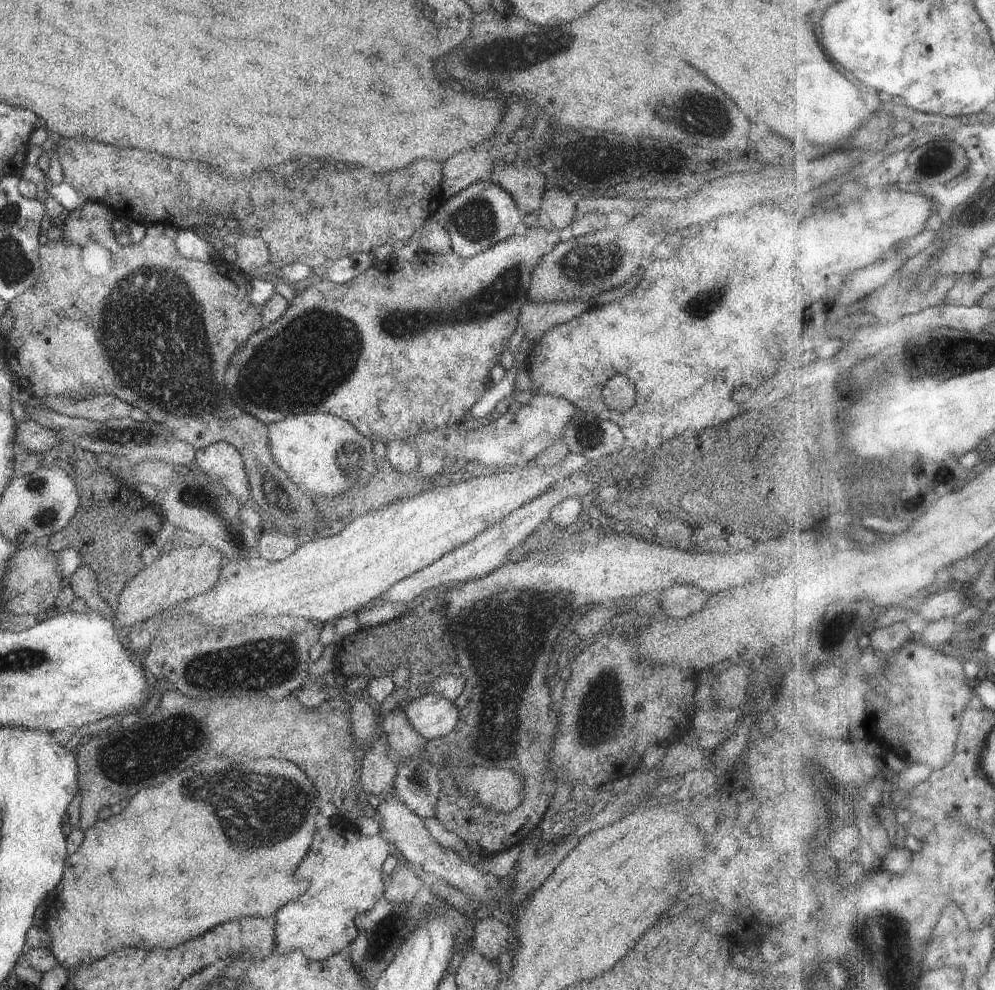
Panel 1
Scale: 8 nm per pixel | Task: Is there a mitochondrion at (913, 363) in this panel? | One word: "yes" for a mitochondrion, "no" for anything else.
yes

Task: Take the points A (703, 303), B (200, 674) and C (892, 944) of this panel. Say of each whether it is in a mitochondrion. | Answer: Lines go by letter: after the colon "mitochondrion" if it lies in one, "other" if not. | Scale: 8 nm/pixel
A: mitochondrion
B: mitochondrion
C: mitochondrion

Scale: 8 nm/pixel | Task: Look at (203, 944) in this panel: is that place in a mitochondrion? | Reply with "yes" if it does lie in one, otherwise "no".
no

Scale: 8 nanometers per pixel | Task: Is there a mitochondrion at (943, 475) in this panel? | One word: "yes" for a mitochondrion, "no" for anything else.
yes

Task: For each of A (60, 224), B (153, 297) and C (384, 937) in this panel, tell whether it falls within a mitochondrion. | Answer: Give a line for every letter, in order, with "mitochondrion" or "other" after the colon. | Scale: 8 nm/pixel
A: other
B: mitochondrion
C: mitochondrion

